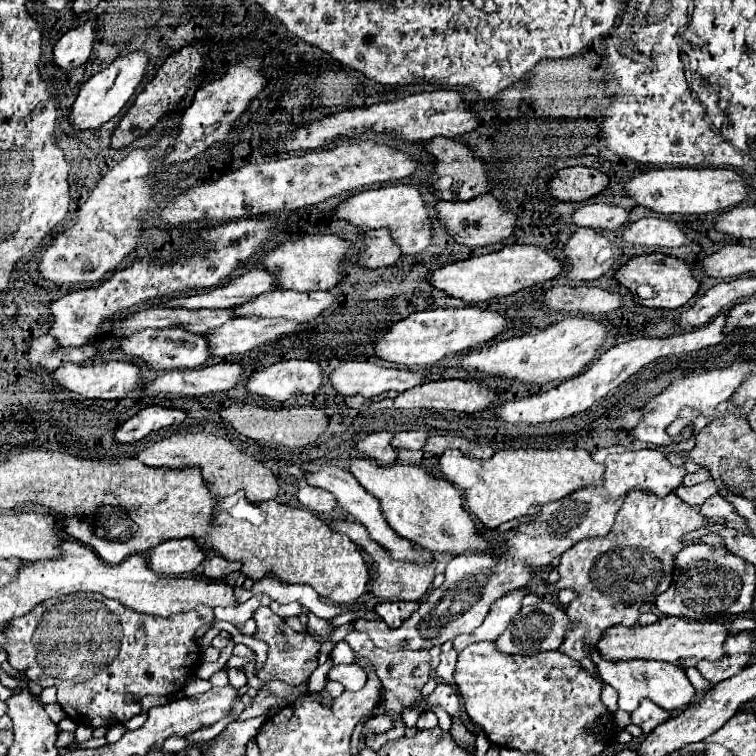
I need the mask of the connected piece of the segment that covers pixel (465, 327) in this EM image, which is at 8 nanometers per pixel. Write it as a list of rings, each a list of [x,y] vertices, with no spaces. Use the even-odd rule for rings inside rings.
[[[463,307],[463,309],[431,309],[413,313],[395,325],[377,339],[373,345],[375,355],[397,365],[431,365],[447,355],[463,353],[483,343],[491,341],[495,335],[507,329],[509,319],[501,317],[497,311],[487,311],[479,307]]]

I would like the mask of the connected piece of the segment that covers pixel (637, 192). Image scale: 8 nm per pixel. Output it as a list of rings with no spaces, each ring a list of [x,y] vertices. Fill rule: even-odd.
[[[665,167],[651,169],[631,177],[623,191],[637,201],[637,205],[647,207],[655,213],[719,213],[731,209],[735,203],[743,201],[747,195],[743,177],[733,169],[691,169],[691,167]]]

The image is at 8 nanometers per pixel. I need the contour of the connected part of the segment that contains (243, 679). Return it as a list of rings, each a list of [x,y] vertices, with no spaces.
[[[227,669],[227,675],[229,675],[229,683],[235,687],[235,689],[241,689],[247,685],[247,675],[243,669]]]

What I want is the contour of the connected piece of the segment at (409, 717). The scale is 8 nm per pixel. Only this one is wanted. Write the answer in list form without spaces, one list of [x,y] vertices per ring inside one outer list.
[[[417,705],[405,707],[405,711],[403,711],[403,721],[405,721],[405,725],[407,725],[407,727],[415,727],[415,723],[417,723],[417,719],[419,719],[421,713],[423,713],[423,709],[417,707]]]

